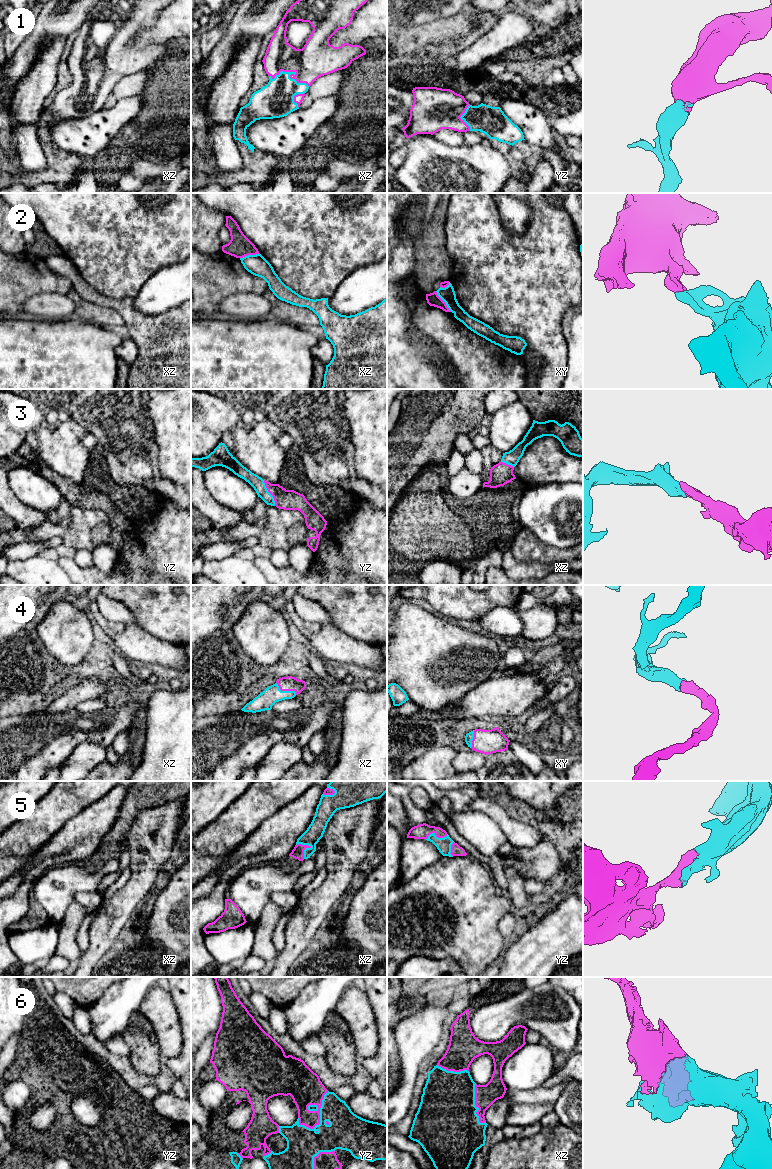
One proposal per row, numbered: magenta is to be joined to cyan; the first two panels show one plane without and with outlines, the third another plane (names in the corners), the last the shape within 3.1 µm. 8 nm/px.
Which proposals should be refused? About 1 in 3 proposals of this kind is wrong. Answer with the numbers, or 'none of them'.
2

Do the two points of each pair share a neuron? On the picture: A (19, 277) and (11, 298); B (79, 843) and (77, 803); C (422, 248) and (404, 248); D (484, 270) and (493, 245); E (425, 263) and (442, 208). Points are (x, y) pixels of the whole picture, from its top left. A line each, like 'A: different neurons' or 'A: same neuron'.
A: same neuron
B: different neurons
C: different neurons
D: same neuron
E: same neuron

